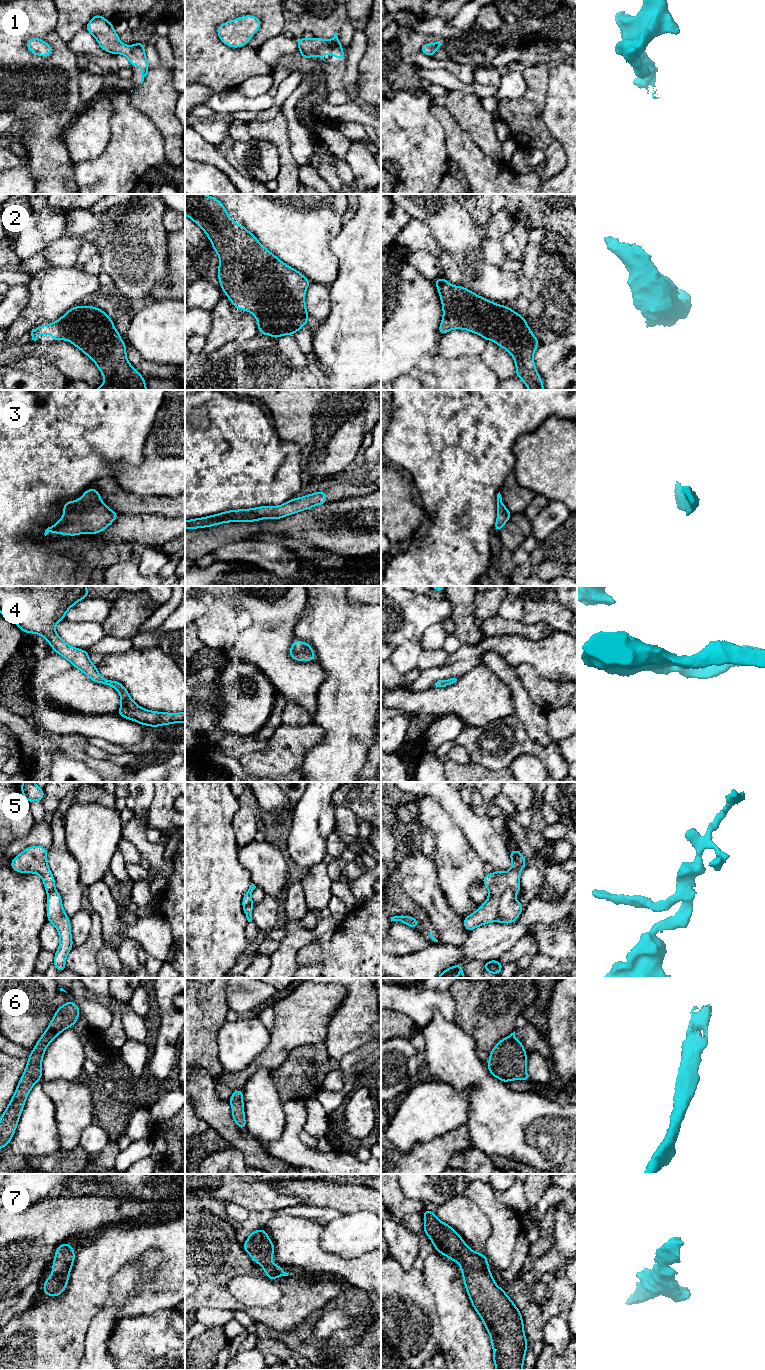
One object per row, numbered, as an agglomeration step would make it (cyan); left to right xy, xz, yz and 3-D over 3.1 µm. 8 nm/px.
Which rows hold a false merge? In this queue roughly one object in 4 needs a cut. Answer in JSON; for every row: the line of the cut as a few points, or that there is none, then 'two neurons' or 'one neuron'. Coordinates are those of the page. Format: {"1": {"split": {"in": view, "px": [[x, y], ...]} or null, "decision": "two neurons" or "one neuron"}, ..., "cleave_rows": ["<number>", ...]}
{"1": {"split": null, "decision": "one neuron"}, "2": {"split": null, "decision": "one neuron"}, "3": {"split": null, "decision": "one neuron"}, "4": {"split": null, "decision": "one neuron"}, "5": {"split": null, "decision": "one neuron"}, "6": {"split": null, "decision": "one neuron"}, "7": {"split": null, "decision": "one neuron"}, "cleave_rows": []}

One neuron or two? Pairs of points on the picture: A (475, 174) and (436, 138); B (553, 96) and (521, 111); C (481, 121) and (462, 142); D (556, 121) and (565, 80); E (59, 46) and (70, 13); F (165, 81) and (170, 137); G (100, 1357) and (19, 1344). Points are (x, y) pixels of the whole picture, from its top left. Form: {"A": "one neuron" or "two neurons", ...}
{"A": "two neurons", "B": "two neurons", "C": "two neurons", "D": "one neuron", "E": "two neurons", "F": "one neuron", "G": "two neurons"}

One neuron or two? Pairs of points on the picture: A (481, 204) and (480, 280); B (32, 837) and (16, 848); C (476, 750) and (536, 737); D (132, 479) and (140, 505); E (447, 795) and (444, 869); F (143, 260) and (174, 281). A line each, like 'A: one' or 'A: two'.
A: two
B: one
C: two
D: two
E: two
F: two

